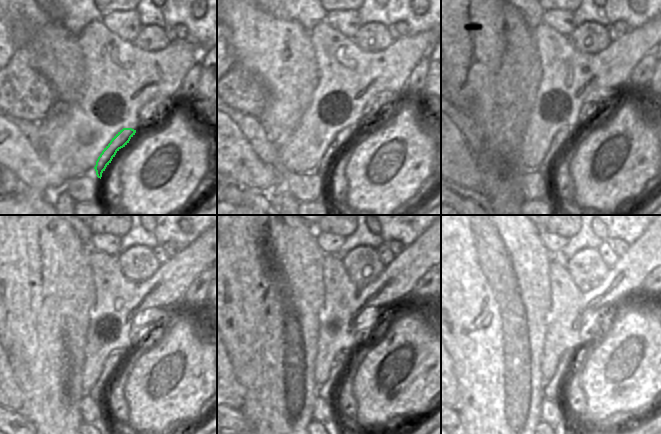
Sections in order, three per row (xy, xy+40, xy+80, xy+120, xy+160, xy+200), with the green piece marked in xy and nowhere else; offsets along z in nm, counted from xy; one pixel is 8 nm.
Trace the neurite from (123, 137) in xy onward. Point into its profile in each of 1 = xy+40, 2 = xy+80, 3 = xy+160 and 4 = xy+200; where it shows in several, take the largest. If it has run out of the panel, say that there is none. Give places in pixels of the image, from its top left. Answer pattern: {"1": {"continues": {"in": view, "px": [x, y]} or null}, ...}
{"1": {"continues": {"in": "xy+40", "px": [344, 136]}}, "2": {"continues": {"in": "xy+80", "px": [561, 139]}}, "3": {"continues": {"in": "xy+160", "px": [327, 391]}}, "4": {"continues": {"in": "xy+200", "px": [552, 390]}}}

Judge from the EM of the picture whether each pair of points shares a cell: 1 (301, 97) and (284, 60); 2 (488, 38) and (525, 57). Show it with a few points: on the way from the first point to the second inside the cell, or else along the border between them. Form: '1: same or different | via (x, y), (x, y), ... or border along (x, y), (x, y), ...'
1: same | via (292, 88), (290, 86), (288, 69)
2: same | via (491, 49), (500, 58), (514, 57)

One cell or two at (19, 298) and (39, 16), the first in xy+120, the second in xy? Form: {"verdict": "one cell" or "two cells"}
{"verdict": "two cells"}

